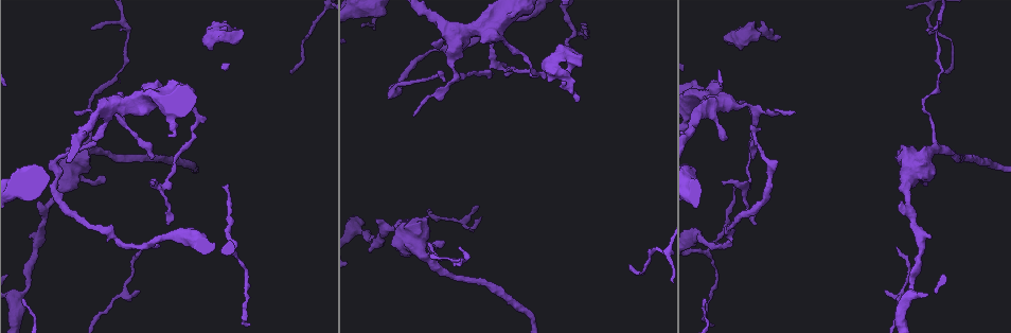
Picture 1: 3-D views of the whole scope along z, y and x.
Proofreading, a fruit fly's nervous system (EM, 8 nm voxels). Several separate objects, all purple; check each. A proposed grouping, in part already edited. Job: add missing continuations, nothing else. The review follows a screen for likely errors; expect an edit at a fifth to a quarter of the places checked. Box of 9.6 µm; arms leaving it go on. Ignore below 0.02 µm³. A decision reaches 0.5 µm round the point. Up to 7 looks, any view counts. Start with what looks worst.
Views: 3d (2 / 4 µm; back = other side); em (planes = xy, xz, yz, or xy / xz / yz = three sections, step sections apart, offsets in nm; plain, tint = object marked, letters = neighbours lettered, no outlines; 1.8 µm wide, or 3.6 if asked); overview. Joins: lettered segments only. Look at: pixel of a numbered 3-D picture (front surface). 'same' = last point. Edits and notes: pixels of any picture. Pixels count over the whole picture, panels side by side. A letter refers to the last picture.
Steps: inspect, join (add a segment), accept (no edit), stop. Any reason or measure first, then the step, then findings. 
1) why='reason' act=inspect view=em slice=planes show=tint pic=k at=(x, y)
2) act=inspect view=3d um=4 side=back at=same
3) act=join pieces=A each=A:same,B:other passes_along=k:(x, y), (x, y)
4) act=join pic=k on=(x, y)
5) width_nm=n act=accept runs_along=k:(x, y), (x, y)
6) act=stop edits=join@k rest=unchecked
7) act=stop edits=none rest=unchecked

why='an open end' act=inspect view=3d um=4 pic=1 at=(779, 39)

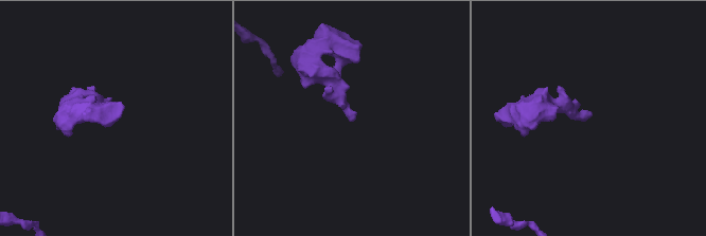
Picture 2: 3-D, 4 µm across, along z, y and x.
why='now the EM' act=inspect view=em slice=xy step=8 show=tint pic=2 at=(351, 121)

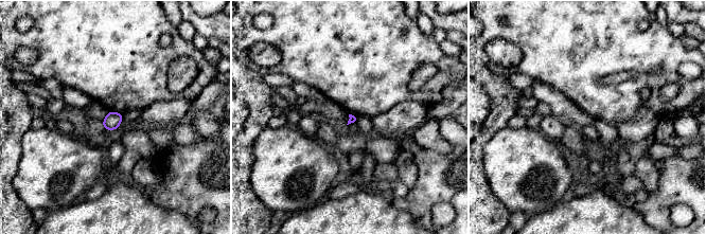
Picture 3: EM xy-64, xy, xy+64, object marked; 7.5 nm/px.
act=inspect view=em slice=planes show=letters at=same

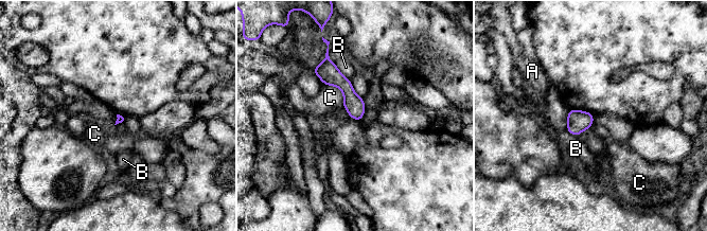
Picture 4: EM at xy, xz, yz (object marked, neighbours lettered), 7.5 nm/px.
act=accept each=A:other,B:other,C:other border=4:(323, 84), (341, 91), (343, 107) found='none of them fits'

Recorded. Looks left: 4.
act=inspect view=em slice=planes show=tint pic=1 at=(54, 163)

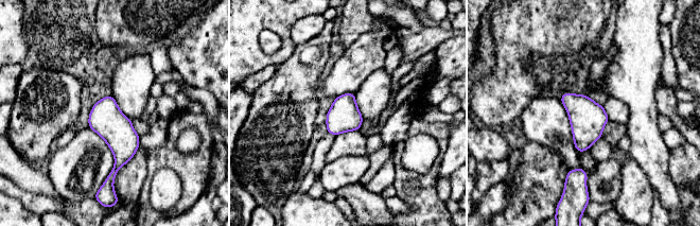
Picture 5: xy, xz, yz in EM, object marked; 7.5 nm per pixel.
why='what lies round it' act=inspect view=em slice=planes show=letters at=same

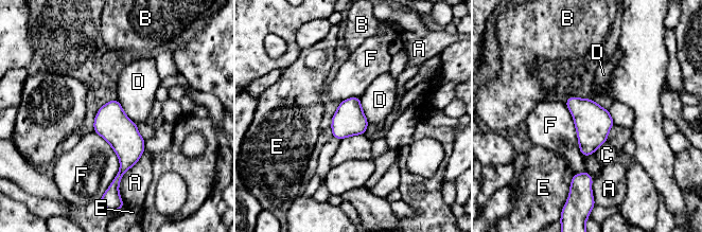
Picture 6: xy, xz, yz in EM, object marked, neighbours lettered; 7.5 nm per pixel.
act=accept each=A:other,B:other,C:other,D:other,E:other,F:other found='none of them fits'

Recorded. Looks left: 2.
why='free end' act=inspect view=em slice=planes show=letters pic=1 at=(91, 139)

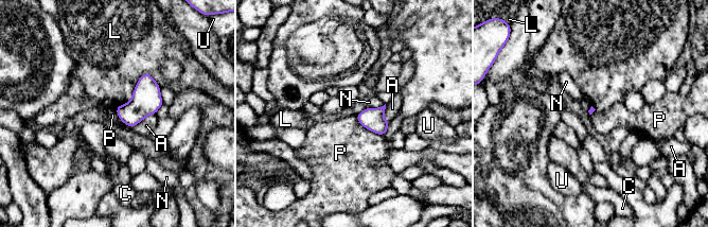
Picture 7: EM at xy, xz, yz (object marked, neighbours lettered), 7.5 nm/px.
act=accept each=A:other,C:other,L:other,N:other,P:other,U:other border=7:(355, 116), (365, 127), (383, 136) found='none of them fits'

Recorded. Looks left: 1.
act=stop edits=none rest=unchecked

